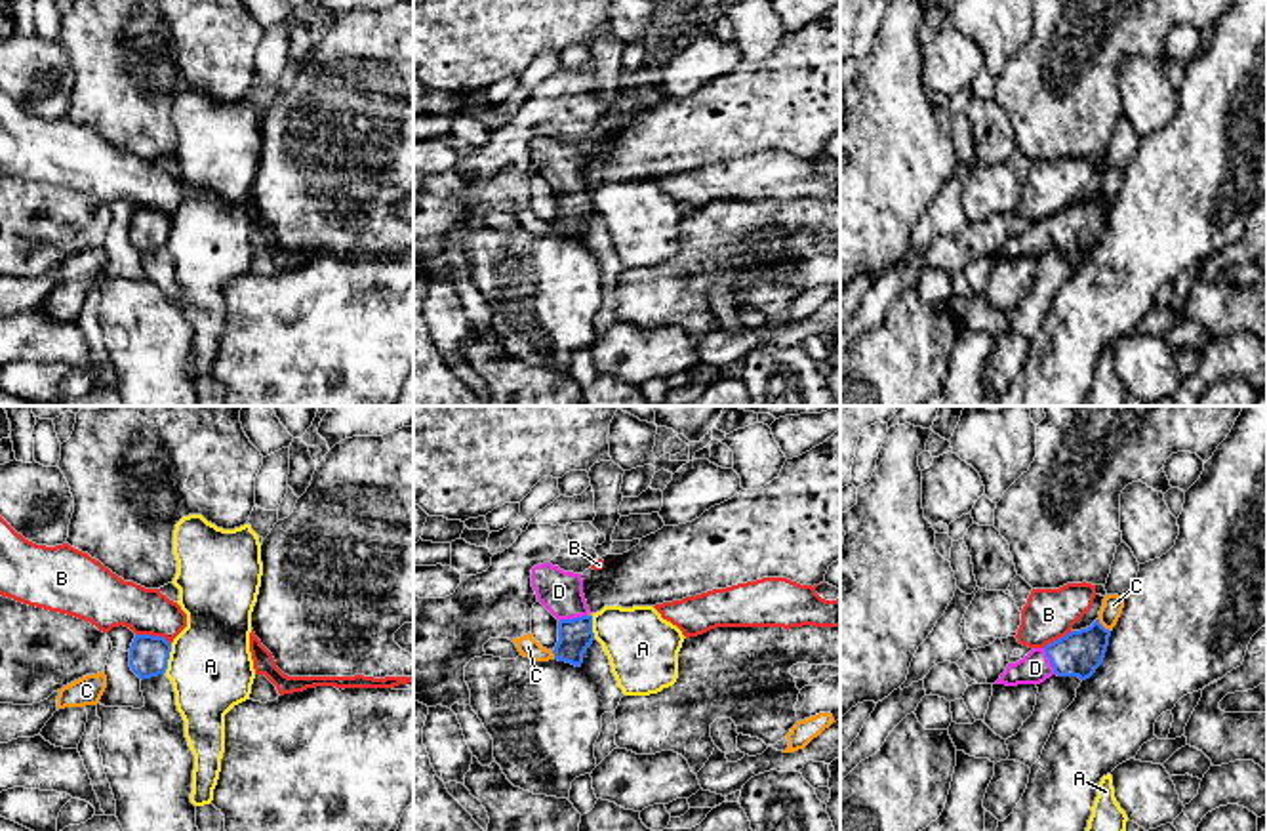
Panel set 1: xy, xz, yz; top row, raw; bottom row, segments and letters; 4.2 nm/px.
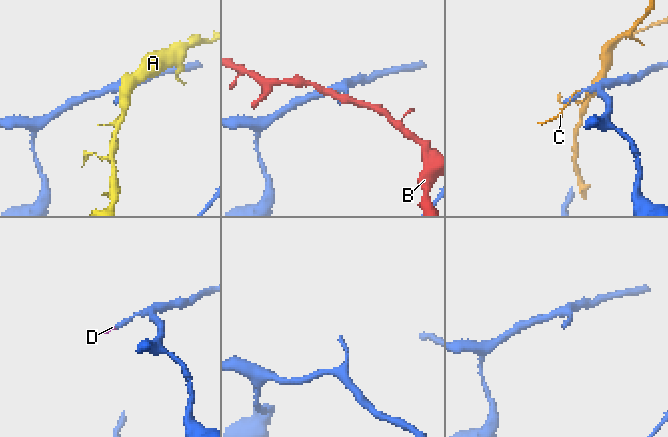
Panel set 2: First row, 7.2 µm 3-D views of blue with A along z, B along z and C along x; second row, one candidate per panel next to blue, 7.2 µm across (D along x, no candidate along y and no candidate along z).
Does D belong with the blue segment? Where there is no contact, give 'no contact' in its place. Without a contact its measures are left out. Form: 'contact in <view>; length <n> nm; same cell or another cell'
contact in xz; length 120 nm; same cell

